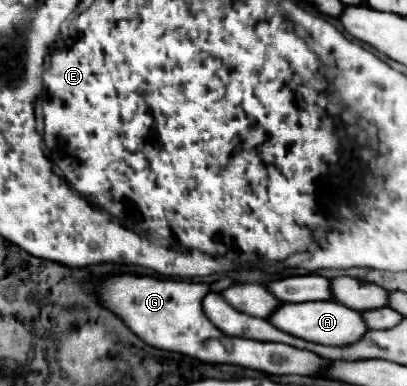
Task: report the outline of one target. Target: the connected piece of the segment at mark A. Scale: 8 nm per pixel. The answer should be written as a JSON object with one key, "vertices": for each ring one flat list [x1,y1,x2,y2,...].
{"vertices":[[303,302,303,304,281,304,273,316,269,318,271,324,275,324,279,330,299,336,309,342,325,344,325,346,345,346,345,344,355,344,369,332,369,326,365,320,361,320,361,312,351,310,339,302]]}

